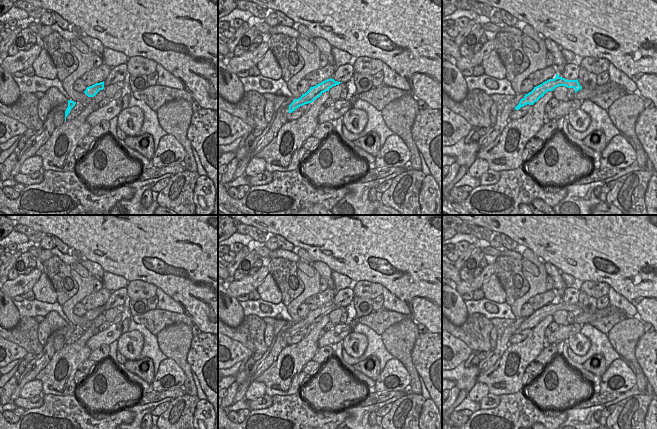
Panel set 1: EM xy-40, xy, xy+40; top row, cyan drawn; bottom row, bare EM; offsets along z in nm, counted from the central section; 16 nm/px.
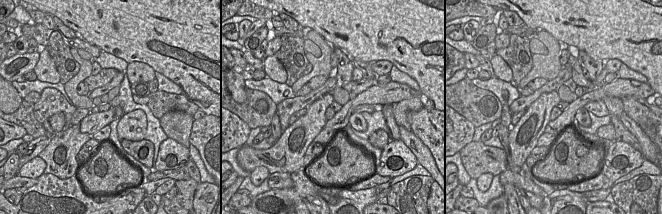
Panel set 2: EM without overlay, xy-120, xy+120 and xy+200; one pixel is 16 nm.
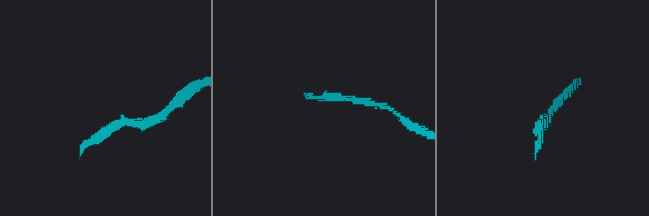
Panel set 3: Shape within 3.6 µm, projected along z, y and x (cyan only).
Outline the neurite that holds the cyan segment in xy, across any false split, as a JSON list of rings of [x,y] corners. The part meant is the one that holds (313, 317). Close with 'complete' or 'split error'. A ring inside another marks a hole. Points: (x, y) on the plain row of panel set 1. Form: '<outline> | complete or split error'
[[[327,303],[316,310],[310,311],[310,313],[298,323],[289,329],[289,337],[295,335],[298,331],[308,327],[312,327],[319,322],[324,316],[329,315],[333,310],[339,309],[342,306],[337,306],[334,303]]] | complete

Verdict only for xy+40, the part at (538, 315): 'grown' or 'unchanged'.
unchanged

